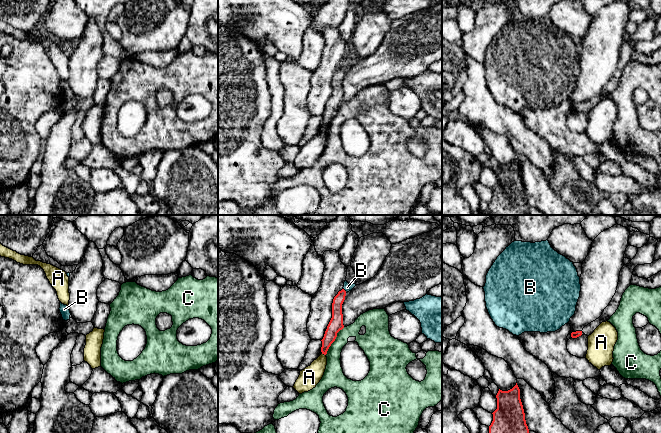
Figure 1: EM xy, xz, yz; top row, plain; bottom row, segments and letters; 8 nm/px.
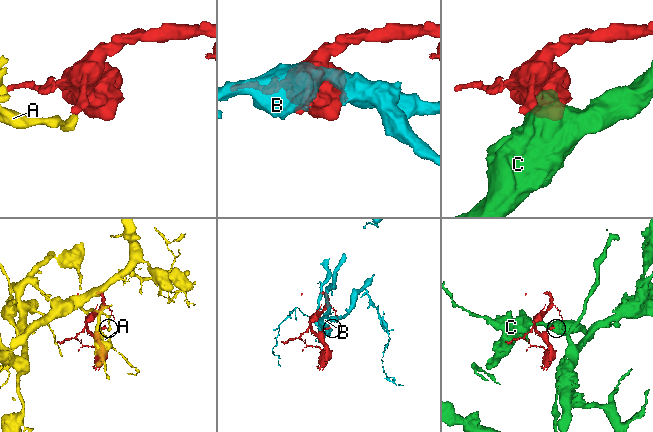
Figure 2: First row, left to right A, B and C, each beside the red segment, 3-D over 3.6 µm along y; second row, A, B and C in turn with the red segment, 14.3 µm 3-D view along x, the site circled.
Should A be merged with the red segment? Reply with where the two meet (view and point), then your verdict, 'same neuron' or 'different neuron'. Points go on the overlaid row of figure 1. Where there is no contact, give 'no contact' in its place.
xz (324, 354) | different neuron

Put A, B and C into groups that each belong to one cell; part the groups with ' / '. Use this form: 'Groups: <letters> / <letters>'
Groups: A / B / C

